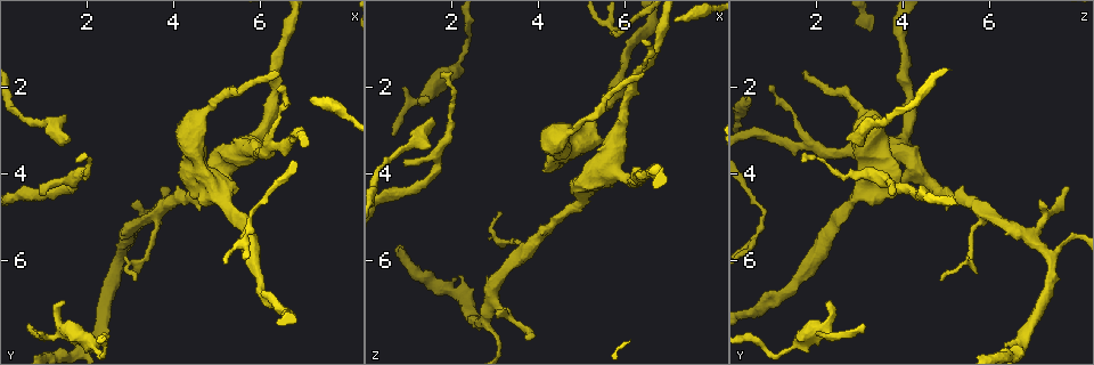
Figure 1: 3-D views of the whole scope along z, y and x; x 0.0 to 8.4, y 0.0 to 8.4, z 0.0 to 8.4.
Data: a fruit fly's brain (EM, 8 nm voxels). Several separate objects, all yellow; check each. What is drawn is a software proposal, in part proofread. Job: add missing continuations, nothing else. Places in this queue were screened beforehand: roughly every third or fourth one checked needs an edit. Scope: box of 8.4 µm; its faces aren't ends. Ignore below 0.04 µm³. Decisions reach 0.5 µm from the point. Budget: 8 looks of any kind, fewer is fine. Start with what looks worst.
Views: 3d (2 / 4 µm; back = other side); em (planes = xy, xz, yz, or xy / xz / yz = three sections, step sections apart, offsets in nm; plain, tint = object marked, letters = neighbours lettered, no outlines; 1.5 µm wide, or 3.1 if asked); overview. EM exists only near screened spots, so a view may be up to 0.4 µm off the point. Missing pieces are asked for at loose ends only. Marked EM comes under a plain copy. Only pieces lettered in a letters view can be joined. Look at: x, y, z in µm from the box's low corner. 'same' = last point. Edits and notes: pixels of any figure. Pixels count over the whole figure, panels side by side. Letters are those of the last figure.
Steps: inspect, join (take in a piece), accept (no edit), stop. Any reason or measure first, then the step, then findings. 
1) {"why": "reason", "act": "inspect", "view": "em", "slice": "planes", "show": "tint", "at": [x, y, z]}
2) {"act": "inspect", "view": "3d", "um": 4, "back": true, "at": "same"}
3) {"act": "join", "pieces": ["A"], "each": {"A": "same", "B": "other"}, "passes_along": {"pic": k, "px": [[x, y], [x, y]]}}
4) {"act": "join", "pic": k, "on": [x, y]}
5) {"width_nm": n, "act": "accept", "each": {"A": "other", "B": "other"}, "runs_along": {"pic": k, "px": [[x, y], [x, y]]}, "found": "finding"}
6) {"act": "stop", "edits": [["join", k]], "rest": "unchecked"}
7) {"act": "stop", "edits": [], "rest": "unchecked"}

{"why": "branch stops here", "act": "inspect", "view": "3d", "um": 2, "at": [0.60, 7.55, 3.10]}

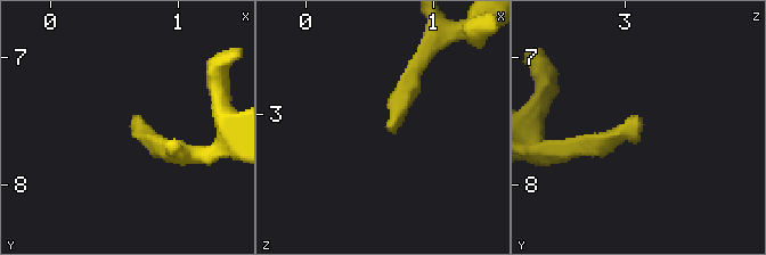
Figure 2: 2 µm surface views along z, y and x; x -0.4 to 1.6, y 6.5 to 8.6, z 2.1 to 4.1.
{"why": "shape alone is not enough", "act": "inspect", "view": "em", "slice": "xy", "step": 8, "show": "letters", "at": [0.66, 7.52, 3.14]}

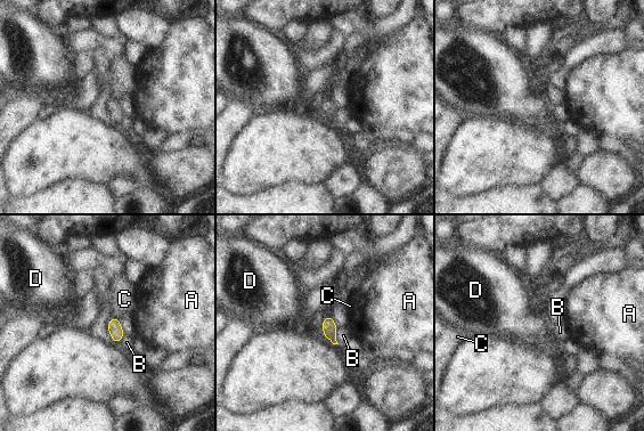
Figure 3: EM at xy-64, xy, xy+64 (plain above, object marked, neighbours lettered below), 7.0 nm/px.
{"why": "cut it another way", "act": "inspect", "view": "em", "slice": "planes", "show": "letters", "at": "same"}

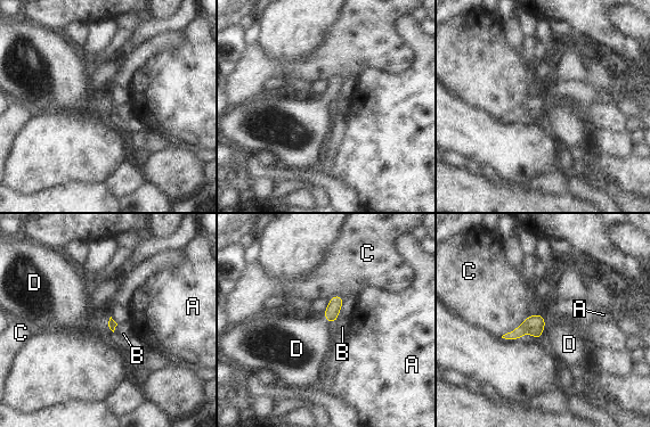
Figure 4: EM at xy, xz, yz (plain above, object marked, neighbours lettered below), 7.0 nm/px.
{"longest_contact_nm": ["C", 240], "act": "join", "pieces": ["D"], "each": {"A": "other", "B": "other", "C": "other", "D": "same"}, "found": "it goes on there"}

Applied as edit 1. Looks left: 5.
{"why": "tapers out", "act": "inspect", "view": "3d", "um": 2, "at": [6.50, 1.70, 1.70]}

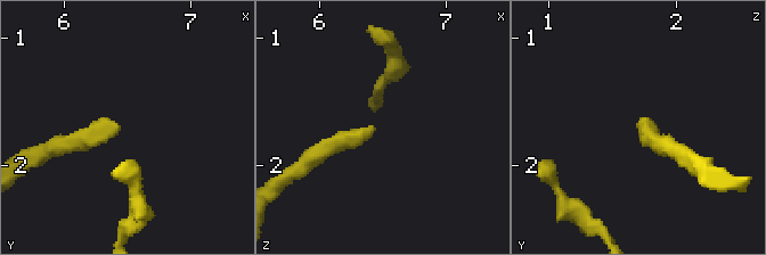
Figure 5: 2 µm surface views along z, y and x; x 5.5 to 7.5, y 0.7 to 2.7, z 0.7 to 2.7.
{"why": "now the EM", "act": "inspect", "view": "em", "slice": "xz", "step": 4, "show": "letters", "at": [6.46, 1.72, 1.72]}

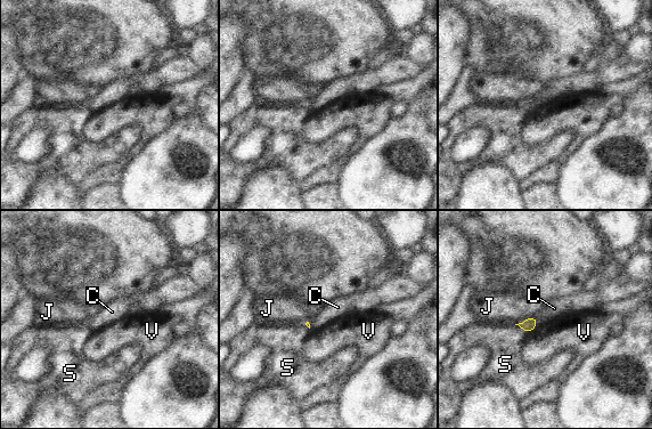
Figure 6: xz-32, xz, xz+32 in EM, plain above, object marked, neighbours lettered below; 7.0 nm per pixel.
{"why": "cut it another way", "act": "inspect", "view": "em", "slice": "planes", "show": "letters", "at": "same"}

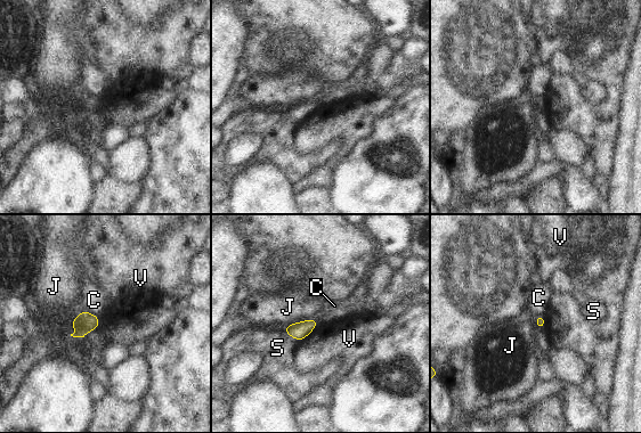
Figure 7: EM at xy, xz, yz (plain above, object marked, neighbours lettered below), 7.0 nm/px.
{"act": "accept", "each": {"C": "other", "J": "other", "S": "other", "V": "other"}, "border": {"pic": 7, "px": [[319, 323], [298, 341]]}, "found": "none of them fits"}

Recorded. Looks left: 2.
{"why": "thin end", "act": "inspect", "view": "em", "slice": "planes", "show": "letters", "at": [1.70, 3.75, 1.70]}

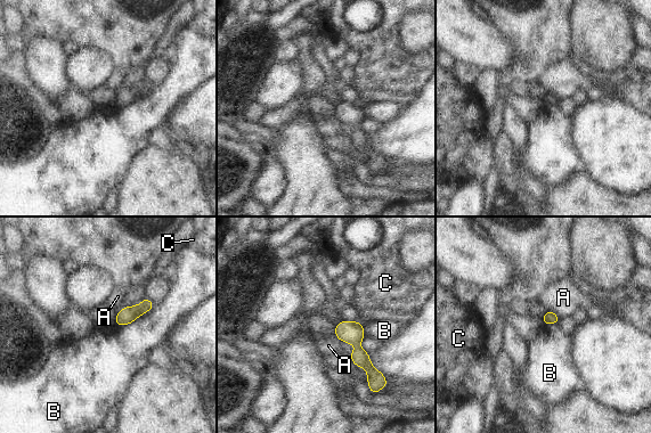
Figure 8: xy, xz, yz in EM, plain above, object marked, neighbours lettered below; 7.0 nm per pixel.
{"width_nm": 90, "act": "accept", "each": {"A": "other", "B": "other", "C": "other"}, "runs_along": {"pic": 8, "px": [[342, 324], [371, 375]]}, "found": "none of them fits"}

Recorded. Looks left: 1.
{"act": "stop", "edits": [["join", 4]], "rest": "unchecked"}

